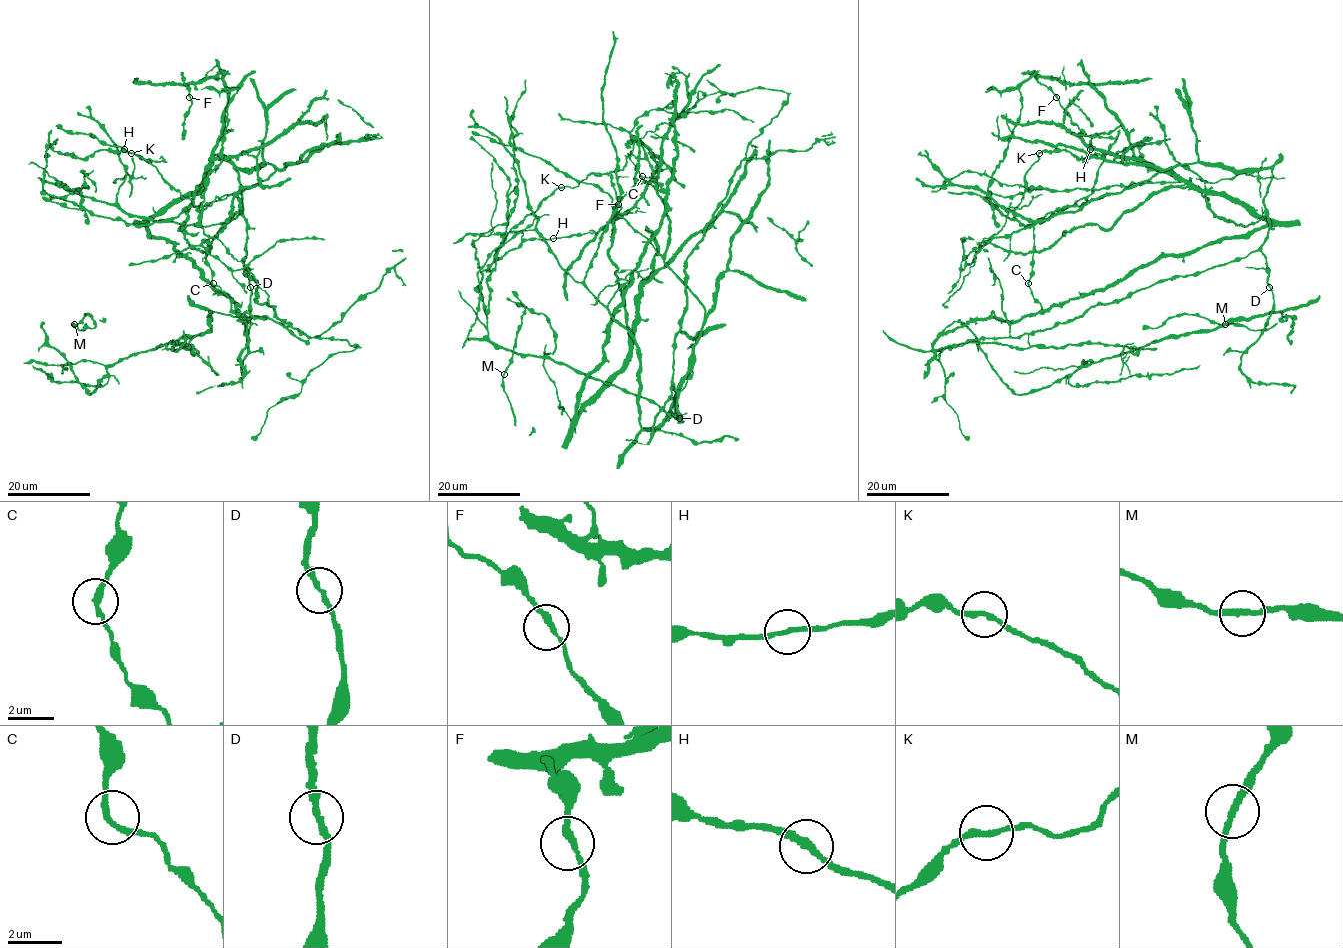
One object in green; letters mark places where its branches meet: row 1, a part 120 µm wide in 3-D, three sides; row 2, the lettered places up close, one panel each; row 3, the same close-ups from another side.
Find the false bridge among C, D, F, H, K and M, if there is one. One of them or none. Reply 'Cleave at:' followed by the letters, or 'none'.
Cleave at: K

